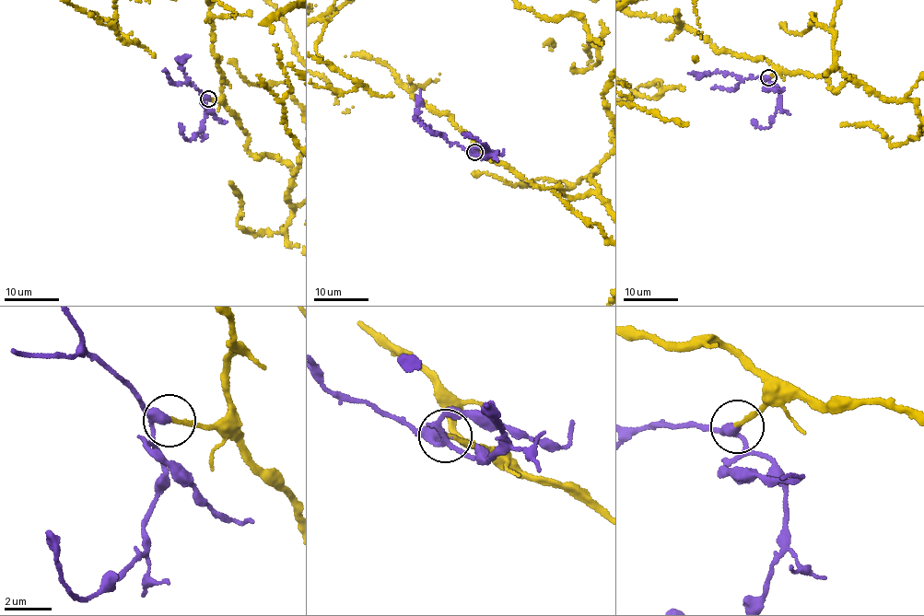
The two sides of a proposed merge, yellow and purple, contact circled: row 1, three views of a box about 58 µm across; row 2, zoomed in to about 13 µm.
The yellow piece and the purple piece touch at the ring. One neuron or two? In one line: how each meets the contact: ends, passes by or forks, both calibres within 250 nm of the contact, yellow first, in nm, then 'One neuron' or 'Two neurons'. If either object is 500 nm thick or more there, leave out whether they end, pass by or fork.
At the ring yellow ends. At the ring purple passes by. Thickness 180 nm (yellow) against 320 nm. One neuron

